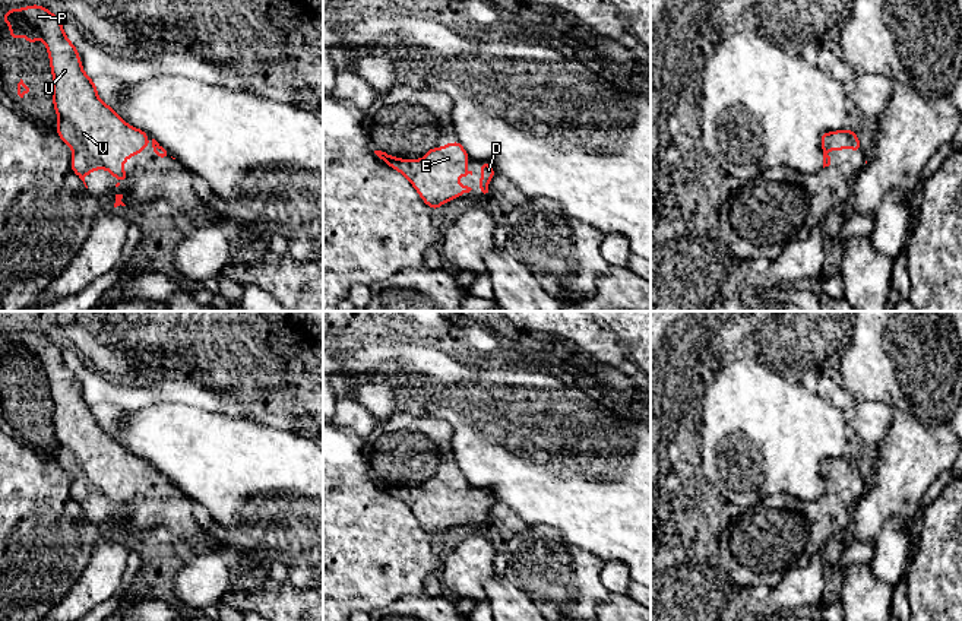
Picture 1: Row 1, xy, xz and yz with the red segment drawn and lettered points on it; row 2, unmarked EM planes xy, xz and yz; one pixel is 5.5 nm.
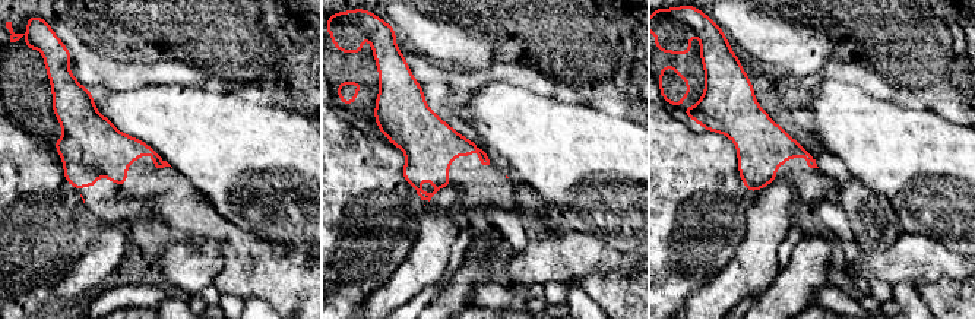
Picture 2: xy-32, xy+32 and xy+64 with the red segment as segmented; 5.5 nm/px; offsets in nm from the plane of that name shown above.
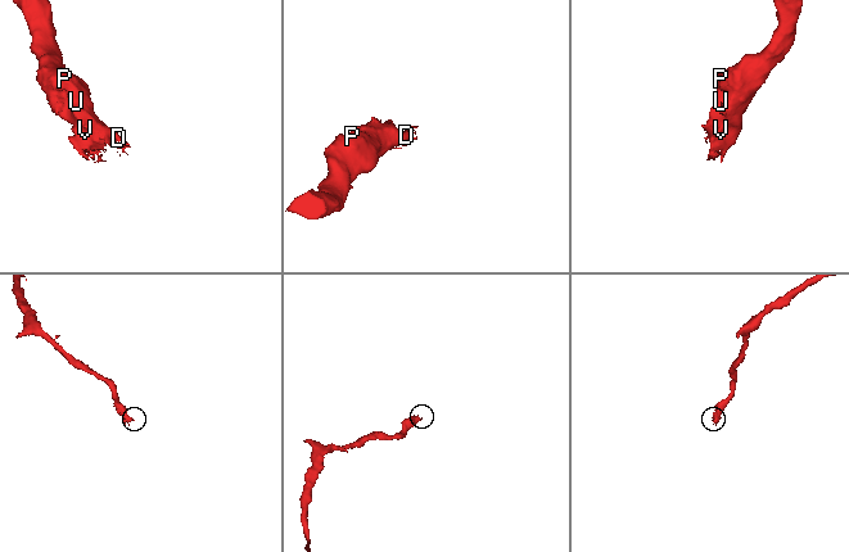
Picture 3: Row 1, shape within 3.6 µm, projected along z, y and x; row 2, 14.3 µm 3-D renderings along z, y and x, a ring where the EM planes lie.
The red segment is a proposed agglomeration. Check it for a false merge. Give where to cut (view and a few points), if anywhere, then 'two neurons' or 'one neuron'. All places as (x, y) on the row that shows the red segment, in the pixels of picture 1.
no cut; one neuron

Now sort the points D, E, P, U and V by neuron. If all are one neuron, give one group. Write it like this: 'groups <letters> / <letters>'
groups D E P U V

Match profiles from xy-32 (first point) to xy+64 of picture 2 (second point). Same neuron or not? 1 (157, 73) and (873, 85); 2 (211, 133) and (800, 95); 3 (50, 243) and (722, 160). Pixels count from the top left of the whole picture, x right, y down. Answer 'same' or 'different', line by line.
1: same
2: different
3: same

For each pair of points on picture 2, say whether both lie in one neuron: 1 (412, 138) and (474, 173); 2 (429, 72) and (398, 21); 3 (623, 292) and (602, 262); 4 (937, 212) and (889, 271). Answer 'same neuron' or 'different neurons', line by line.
1: same neuron
2: different neurons
3: different neurons
4: different neurons

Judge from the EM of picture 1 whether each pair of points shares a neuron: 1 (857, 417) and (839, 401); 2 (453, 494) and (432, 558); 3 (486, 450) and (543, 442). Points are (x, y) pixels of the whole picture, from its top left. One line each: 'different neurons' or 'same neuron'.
1: different neurons
2: different neurons
3: same neuron

